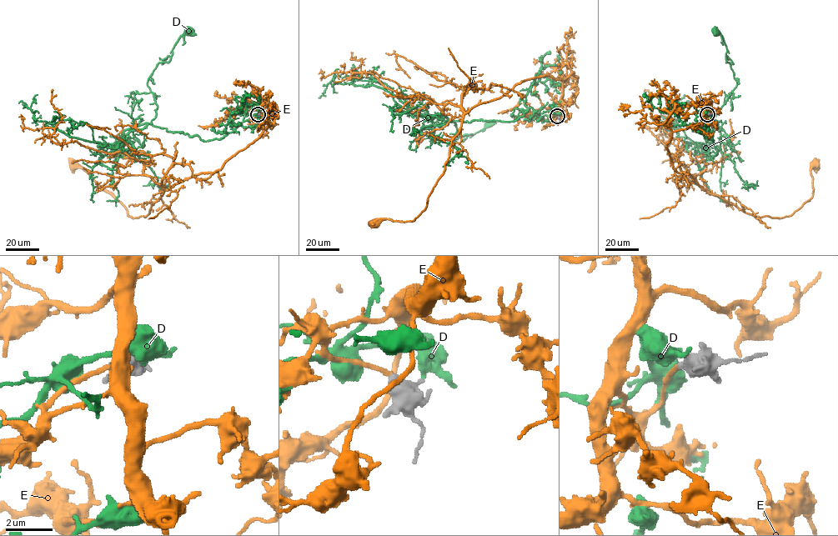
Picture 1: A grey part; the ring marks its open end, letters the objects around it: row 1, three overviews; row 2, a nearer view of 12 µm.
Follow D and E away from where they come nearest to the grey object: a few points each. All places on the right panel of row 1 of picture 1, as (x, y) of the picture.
D: (707, 112), (708, 122), (699, 132), (713, 141), (712, 120), (737, 82), (726, 62), (724, 38), (716, 31)
E: (707, 114), (700, 124), (673, 132), (667, 147), (672, 167), (745, 212), (790, 215), (812, 197), (815, 164)

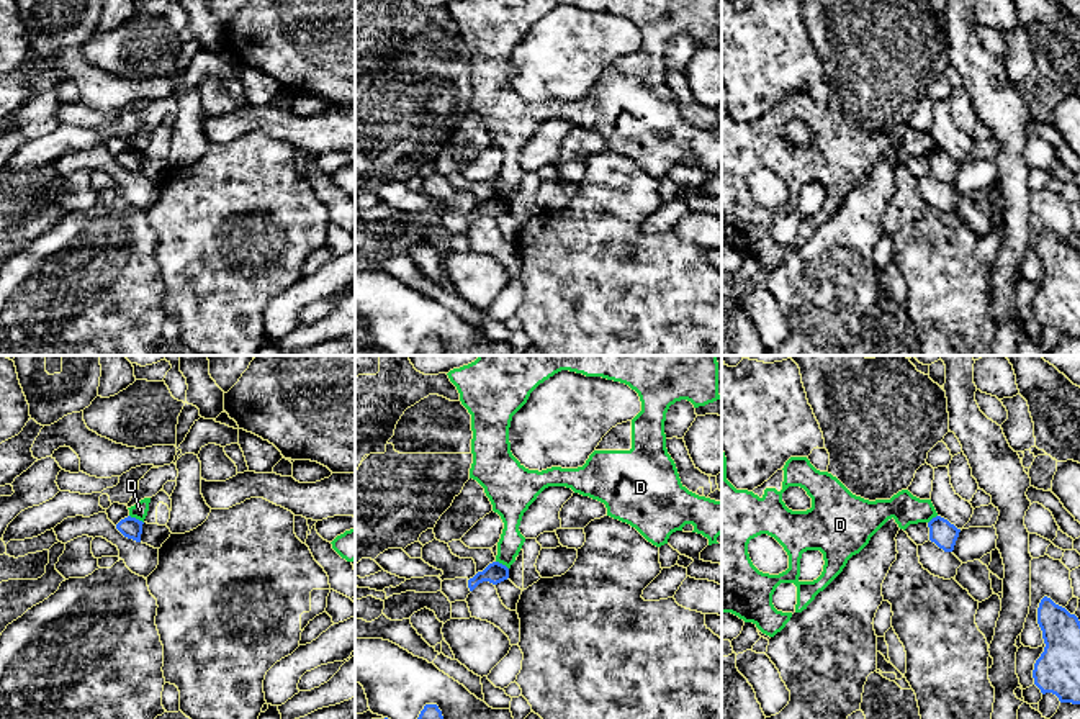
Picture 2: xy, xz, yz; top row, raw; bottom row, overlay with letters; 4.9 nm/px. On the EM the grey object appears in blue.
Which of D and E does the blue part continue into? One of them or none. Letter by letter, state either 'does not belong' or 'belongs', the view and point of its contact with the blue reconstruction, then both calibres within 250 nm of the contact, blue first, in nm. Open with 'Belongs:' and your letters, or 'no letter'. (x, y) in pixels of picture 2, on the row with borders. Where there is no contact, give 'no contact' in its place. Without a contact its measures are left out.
Belongs: E
D: does not belong; contact xy (134, 518); calibres 110 and 80 nm
E: belongs; no contact

